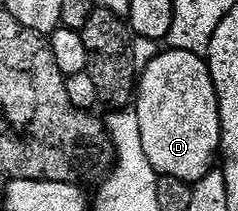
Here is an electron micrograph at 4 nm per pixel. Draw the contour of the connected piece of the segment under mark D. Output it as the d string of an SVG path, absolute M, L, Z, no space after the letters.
M165 50L166 51L160 52L155 59L148 60L146 67L144 63L136 80L136 110L138 113L138 120L140 121L140 141L144 141L144 153L147 155L148 161L154 167L154 170L158 172L159 176L167 175L168 177L180 177L180 181L193 185L202 180L202 178L210 172L220 155L220 148L222 146L222 126L220 125L218 98L216 97L216 89L212 81L209 62L207 62L203 56L197 55L196 53L188 53L187 51Z

